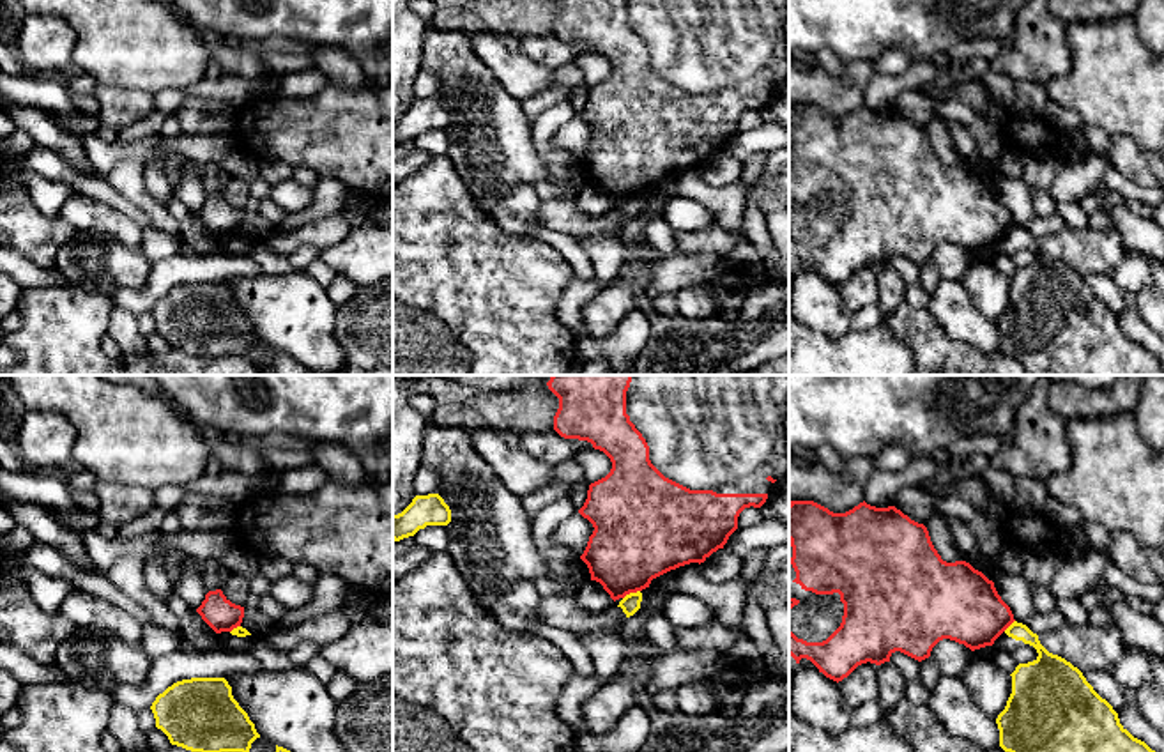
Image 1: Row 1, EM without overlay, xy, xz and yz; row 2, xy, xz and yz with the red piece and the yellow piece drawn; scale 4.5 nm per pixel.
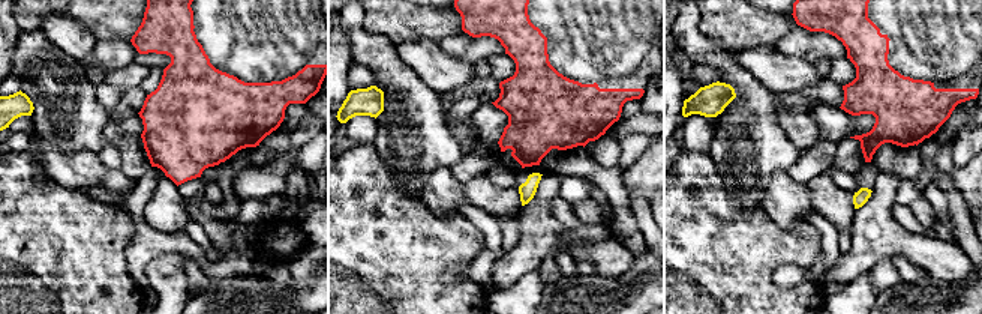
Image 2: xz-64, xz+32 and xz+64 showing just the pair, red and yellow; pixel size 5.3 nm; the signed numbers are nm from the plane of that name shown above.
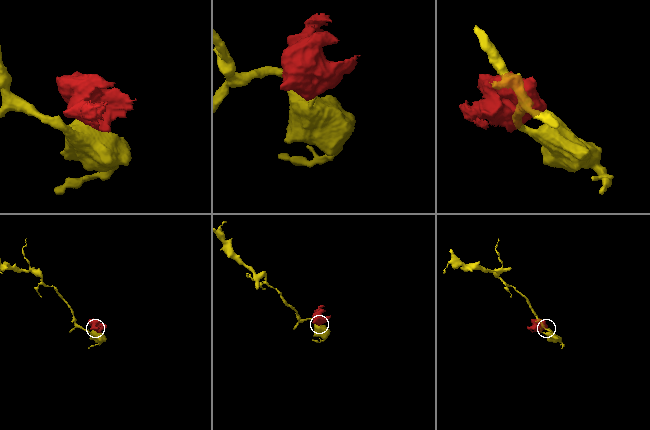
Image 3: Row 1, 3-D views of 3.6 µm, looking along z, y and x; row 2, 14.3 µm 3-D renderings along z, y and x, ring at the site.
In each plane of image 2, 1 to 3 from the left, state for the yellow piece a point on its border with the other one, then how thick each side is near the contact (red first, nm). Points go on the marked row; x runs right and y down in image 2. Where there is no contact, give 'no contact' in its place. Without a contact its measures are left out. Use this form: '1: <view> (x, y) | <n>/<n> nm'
1: no contact
2: no contact
3: no contact

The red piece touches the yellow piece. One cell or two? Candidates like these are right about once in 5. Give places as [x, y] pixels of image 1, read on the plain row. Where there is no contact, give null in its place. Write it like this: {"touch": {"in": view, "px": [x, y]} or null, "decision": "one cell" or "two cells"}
{"touch": {"in": "xz", "px": [630, 195]}, "decision": "two cells"}

